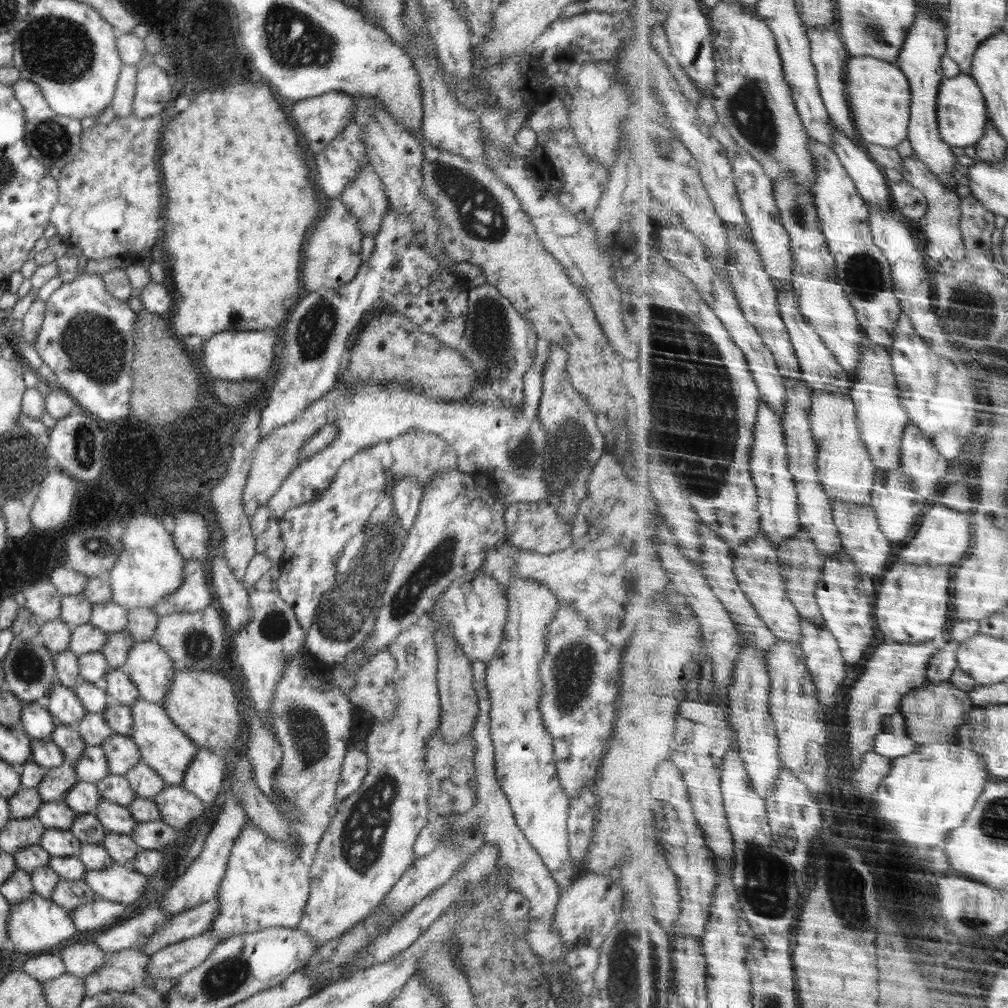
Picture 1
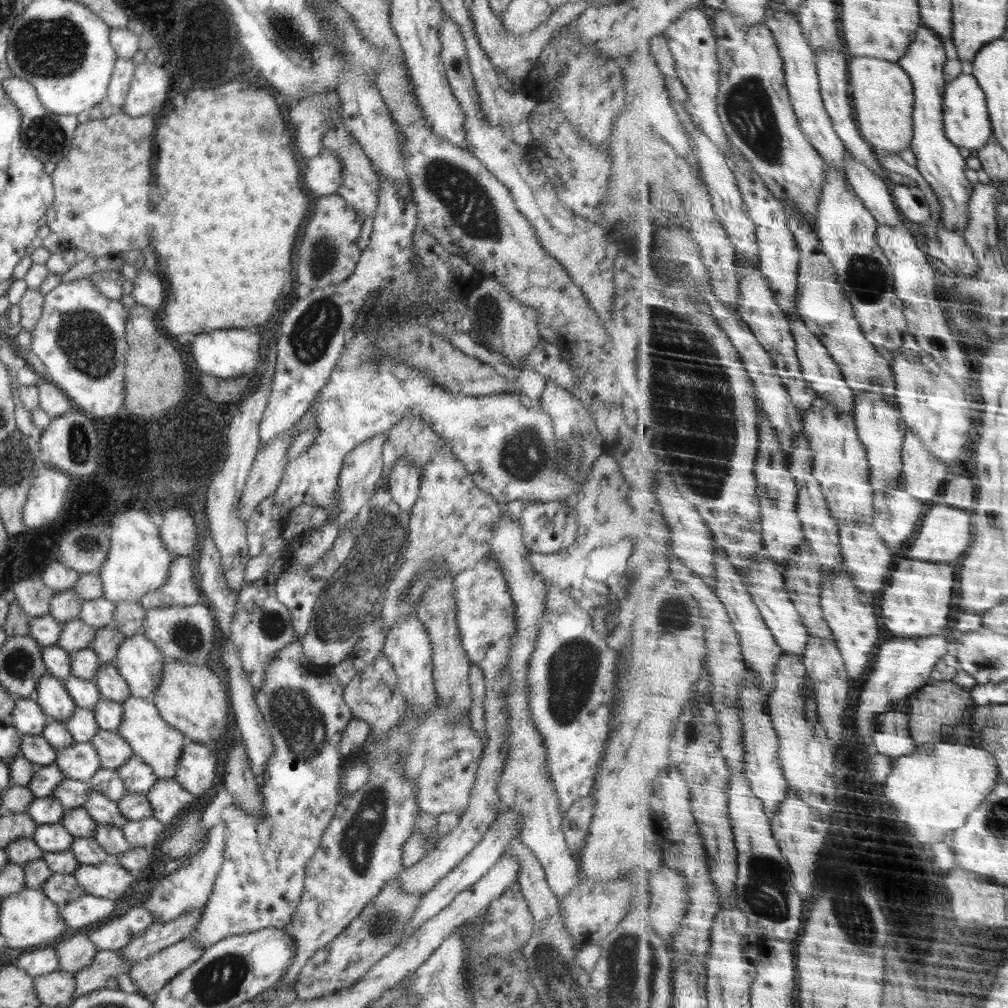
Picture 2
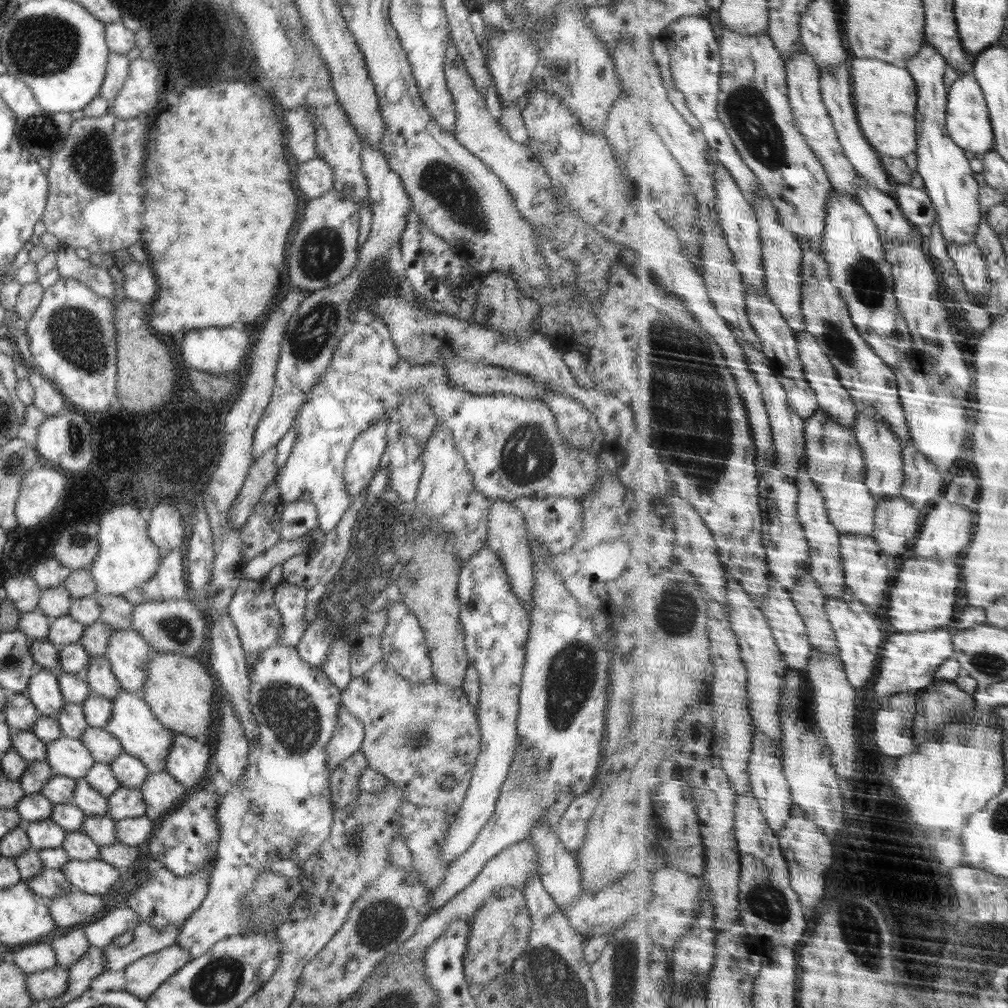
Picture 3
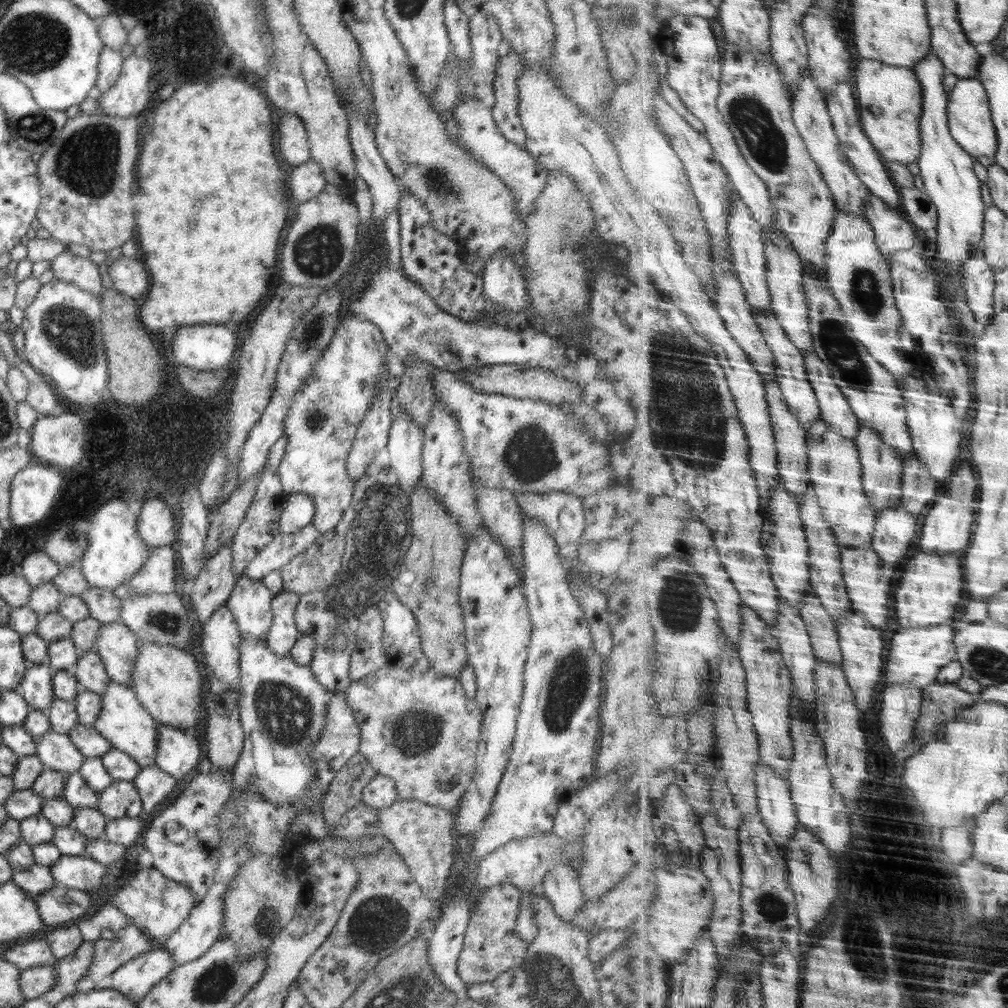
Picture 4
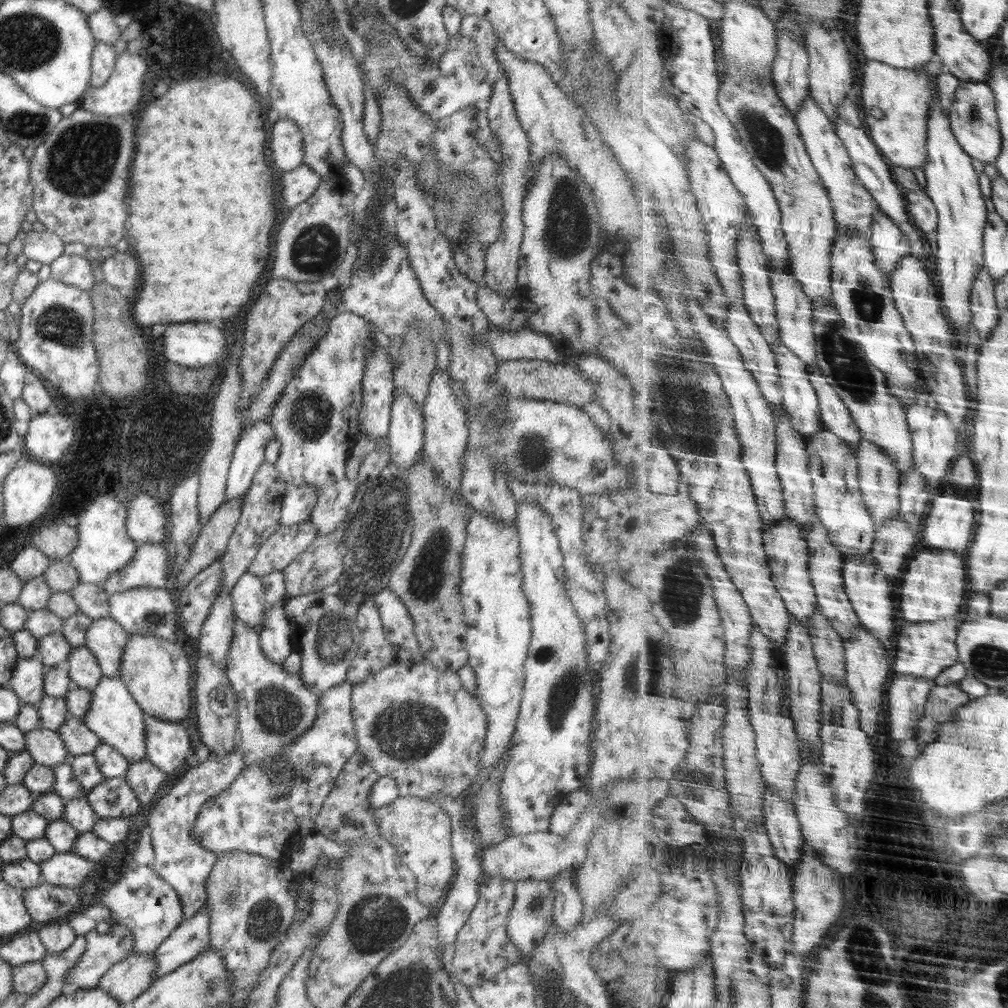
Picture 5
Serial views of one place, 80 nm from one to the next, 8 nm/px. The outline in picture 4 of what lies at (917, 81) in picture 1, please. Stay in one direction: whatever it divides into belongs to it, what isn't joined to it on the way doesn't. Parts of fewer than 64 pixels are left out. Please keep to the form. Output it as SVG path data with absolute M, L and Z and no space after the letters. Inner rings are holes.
M934 52L913 68L924 88L924 112L922 116L923 155L919 166L926 193L939 209L938 250L951 268L959 274L964 283L964 263L973 250L983 248L985 224L987 223L986 202L982 198L982 180L974 170L974 155L960 144L952 135L949 104L951 94L944 88L947 66Z

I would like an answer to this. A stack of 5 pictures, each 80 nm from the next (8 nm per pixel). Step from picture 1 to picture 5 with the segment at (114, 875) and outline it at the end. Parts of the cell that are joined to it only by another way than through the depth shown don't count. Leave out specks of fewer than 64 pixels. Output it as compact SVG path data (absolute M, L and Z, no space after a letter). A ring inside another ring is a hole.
M54 853L48 860L39 862L43 880L58 886L75 888L82 885L87 877L92 876L95 863L76 853Z

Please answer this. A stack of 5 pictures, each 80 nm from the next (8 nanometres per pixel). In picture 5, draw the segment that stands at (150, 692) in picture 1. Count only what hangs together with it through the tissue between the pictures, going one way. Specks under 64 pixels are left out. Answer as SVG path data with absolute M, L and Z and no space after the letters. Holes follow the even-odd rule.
M111 618L94 620L85 630L85 647L96 657L102 675L120 676L121 656L130 633Z

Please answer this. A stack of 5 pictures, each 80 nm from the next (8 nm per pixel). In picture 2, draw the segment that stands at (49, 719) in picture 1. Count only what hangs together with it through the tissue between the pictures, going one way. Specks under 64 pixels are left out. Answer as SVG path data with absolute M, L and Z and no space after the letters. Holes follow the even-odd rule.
M13 695L15 705L11 710L9 722L24 735L41 735L49 718L43 713L34 698L22 698Z

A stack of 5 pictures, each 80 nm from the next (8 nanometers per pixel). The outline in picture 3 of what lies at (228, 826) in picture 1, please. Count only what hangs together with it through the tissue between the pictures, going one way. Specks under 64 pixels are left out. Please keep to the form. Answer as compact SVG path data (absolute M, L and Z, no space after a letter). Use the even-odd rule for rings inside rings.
M217 855L213 856L203 870L197 870L188 876L176 876L172 871L162 868L152 873L144 883L128 897L125 906L137 912L142 923L151 924L157 930L167 926L179 926L194 912L204 900L209 889L209 876L213 871Z

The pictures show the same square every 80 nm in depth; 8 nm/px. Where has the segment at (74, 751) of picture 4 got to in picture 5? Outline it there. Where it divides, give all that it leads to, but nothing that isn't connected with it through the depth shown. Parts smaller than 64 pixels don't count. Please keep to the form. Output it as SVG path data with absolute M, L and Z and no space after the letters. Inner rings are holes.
M39 727L25 731L25 737L25 751L32 755L34 762L48 767L70 762L72 756L56 731Z

